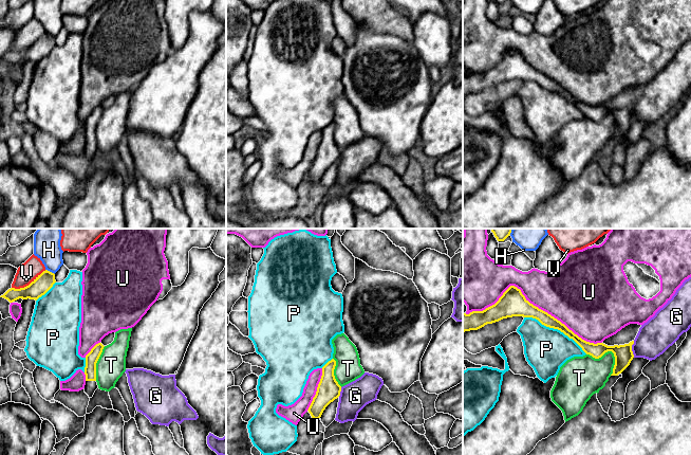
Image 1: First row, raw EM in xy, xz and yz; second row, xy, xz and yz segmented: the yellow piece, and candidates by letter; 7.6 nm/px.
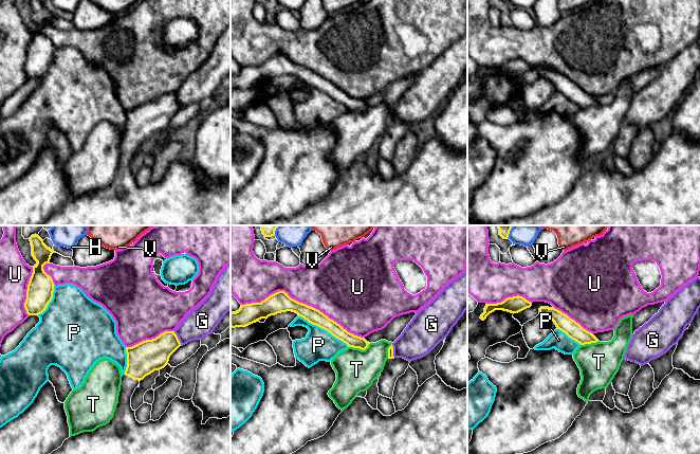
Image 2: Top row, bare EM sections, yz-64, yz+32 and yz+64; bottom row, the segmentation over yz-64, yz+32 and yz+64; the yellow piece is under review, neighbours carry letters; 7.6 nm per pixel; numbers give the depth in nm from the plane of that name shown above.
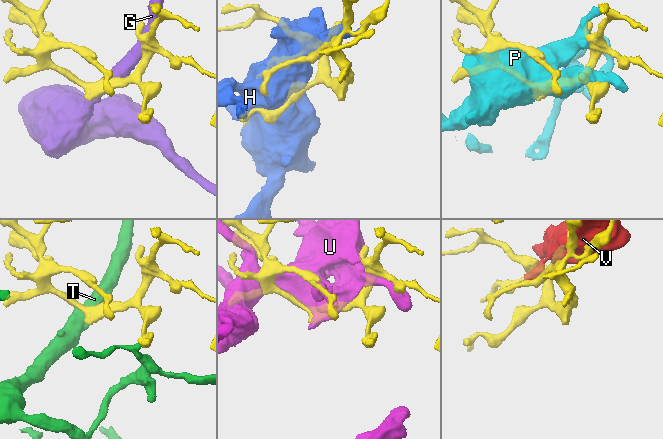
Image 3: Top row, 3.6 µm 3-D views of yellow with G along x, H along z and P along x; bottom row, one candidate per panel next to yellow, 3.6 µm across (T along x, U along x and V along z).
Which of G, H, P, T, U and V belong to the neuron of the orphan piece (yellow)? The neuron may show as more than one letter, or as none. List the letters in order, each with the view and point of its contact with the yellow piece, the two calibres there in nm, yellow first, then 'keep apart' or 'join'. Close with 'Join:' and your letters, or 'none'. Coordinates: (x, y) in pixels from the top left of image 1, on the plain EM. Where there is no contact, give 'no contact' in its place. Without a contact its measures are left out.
G: meets yellow in yz at (631, 112); 140 nm thick on the yellow side, 260 nm on the other; keep apart
H: meets yellow in xy at (49, 34); 140 nm thick on the yellow side, 190 nm on the other; keep apart
P: meets yellow in yz at (556, 91); 110 nm thick on the yellow side, 340 nm on the other; keep apart
T: meets yellow in yz at (610, 113); 140 nm thick on the yellow side, 280 nm on the other; keep apart
U: meets yellow in yz at (531, 67); 200 nm thick on the yellow side, 380 nm on the other; keep apart
V: meets yellow in xy at (30, 47); 140 nm thick on the yellow side, 150 nm on the other; keep apart
Join: none

